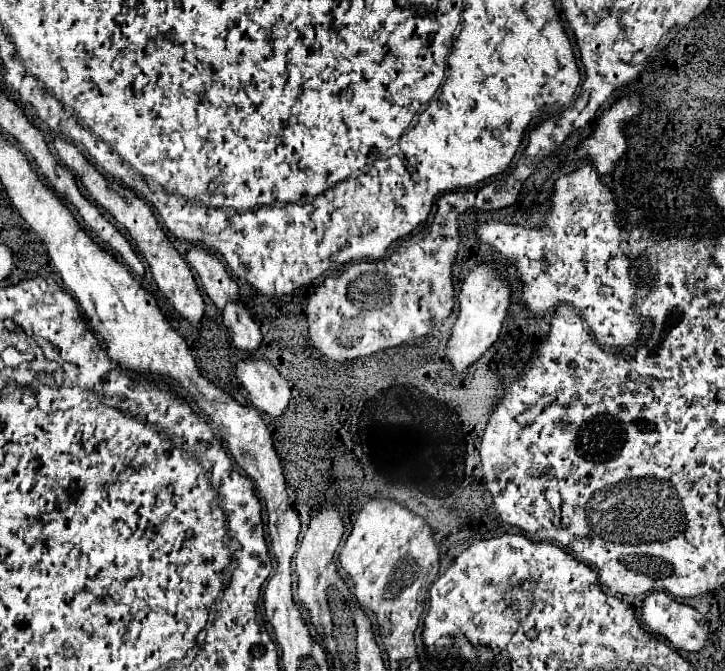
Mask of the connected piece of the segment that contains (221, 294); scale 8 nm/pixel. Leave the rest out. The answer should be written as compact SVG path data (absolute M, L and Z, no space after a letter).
M189 248L187 252L187 262L201 280L201 286L205 294L211 298L211 302L223 310L227 302L239 300L239 286L235 280L227 274L225 266L207 250L203 248Z

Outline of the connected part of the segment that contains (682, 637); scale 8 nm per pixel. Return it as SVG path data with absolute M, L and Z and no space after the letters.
M651 592L643 604L641 604L641 620L645 624L645 628L653 634L661 634L669 640L671 646L685 650L685 652L699 652L707 640L709 634L709 626L707 620L701 612L697 612L695 608L677 602L673 596L665 594L665 592Z

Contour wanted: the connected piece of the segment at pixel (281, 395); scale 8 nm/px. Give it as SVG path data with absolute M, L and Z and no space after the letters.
M243 360L235 368L235 376L253 408L277 418L285 412L291 390L287 380L265 360Z

